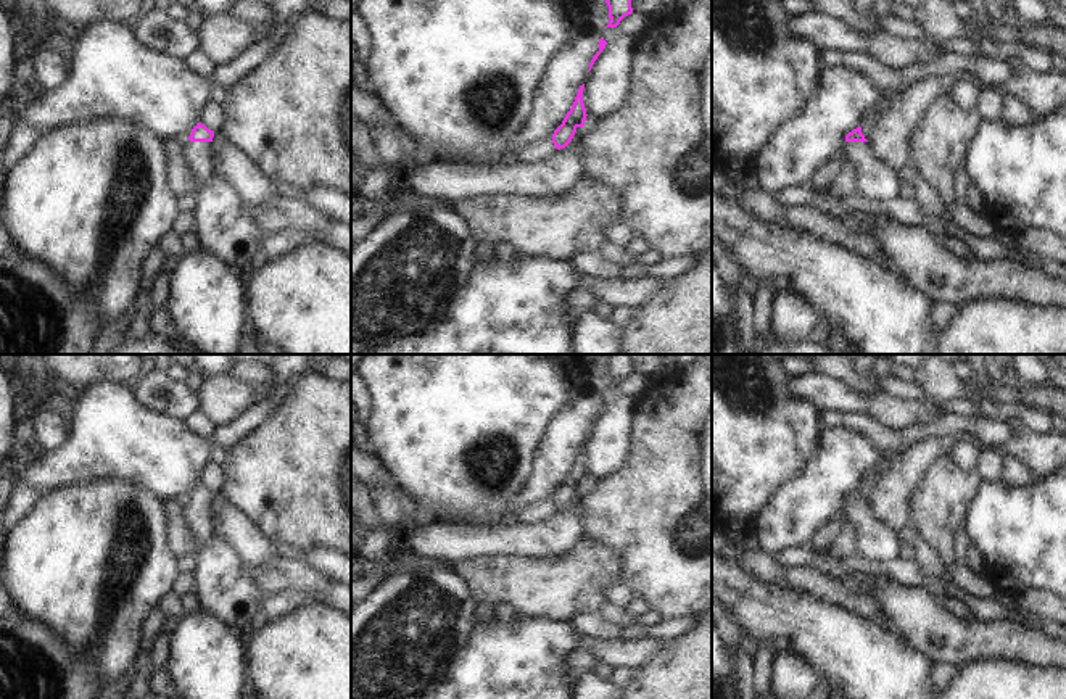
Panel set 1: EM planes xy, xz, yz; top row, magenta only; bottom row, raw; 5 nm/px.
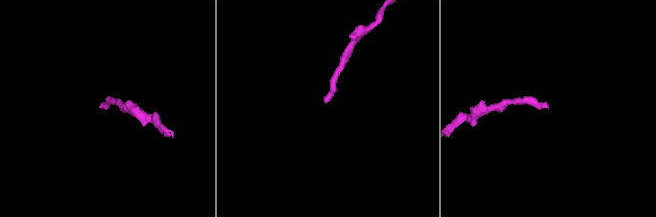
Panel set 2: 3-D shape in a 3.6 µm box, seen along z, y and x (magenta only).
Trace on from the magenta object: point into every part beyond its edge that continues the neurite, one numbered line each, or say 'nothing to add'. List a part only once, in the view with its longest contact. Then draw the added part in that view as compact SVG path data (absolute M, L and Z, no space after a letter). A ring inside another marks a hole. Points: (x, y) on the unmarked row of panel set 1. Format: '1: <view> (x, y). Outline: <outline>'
1: xy (198, 516). Outline: M185 503L184 517L193 540L193 551L198 552L211 540L213 503Z

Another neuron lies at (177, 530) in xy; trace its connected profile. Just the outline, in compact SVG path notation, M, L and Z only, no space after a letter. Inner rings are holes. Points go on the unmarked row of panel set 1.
M188 490L180 496L176 496L174 501L171 503L171 520L167 523L167 540L174 543L174 551L179 556L193 552L193 540L184 517L185 504L188 503L190 494L192 494L192 490Z

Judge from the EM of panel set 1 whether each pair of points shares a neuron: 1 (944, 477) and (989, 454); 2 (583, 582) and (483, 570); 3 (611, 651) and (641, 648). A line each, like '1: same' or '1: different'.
1: different
2: same
3: same

